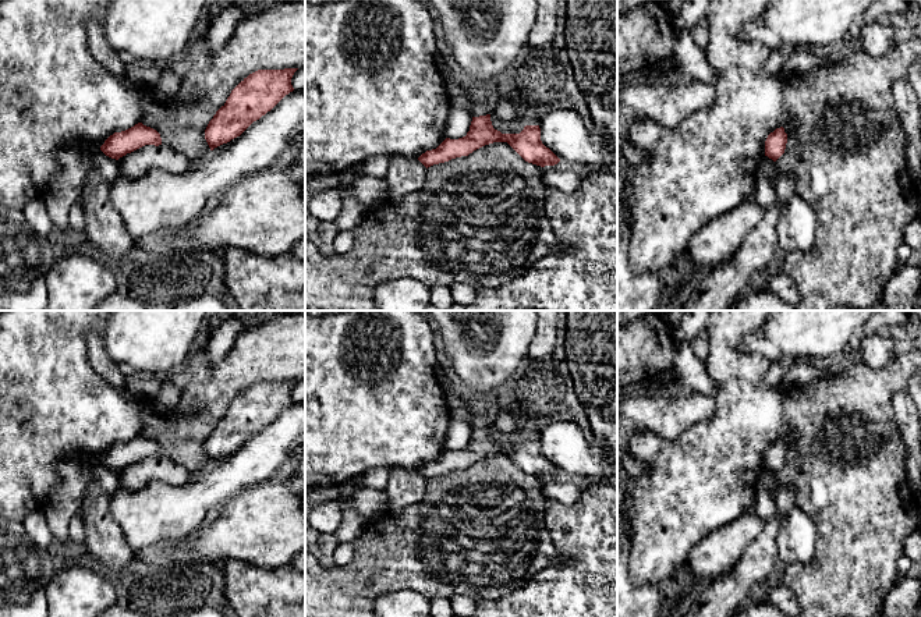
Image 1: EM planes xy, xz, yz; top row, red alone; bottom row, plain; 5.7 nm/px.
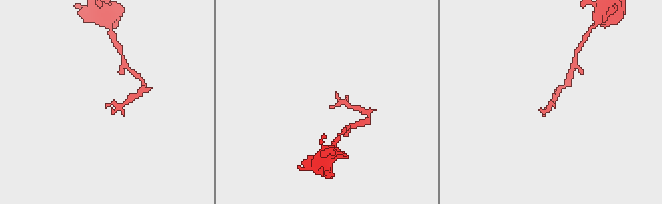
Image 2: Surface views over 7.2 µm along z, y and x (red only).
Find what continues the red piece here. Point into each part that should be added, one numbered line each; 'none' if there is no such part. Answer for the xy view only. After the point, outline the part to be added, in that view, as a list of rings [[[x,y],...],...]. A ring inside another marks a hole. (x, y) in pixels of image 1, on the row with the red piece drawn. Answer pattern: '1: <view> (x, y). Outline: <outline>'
none

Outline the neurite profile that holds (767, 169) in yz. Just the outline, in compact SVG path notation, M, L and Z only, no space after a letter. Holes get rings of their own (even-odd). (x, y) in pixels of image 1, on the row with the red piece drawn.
M764 156L757 171L757 177L773 181L776 175L777 175L777 171L776 171L775 162L768 156Z

